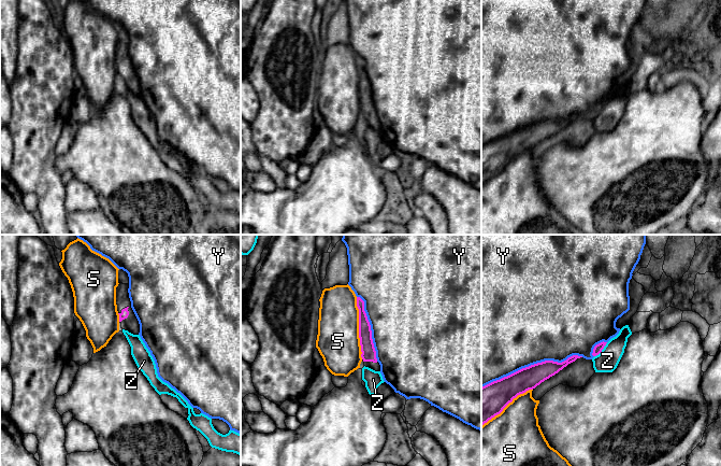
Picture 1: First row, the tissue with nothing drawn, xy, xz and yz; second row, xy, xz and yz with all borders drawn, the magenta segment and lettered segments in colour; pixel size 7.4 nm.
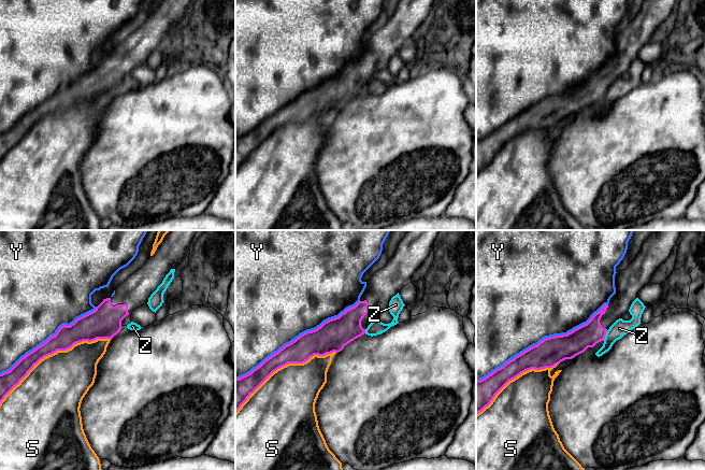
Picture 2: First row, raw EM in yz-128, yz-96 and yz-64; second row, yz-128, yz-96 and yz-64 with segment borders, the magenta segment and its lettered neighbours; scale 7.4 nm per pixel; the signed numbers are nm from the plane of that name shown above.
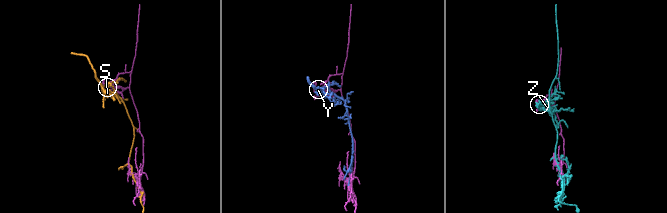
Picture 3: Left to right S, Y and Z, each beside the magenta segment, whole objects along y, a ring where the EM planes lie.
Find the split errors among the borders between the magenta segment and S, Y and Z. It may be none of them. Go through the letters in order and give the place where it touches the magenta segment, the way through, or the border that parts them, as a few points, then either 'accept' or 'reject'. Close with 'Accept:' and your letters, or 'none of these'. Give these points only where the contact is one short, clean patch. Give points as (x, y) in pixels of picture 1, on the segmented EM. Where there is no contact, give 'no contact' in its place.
S: meets magenta in xz at (359, 328); reject
Y: meets magenta in yz at (532, 365); reject
Z: meets magenta in yz at (602, 349); reject
Accept: none of these

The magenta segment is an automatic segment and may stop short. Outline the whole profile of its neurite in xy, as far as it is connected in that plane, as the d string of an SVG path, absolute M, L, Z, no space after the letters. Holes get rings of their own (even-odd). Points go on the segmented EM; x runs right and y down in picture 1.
M119 283L116 287L116 305L121 328L133 335L139 335L140 324L131 308L128 293L129 284Z

